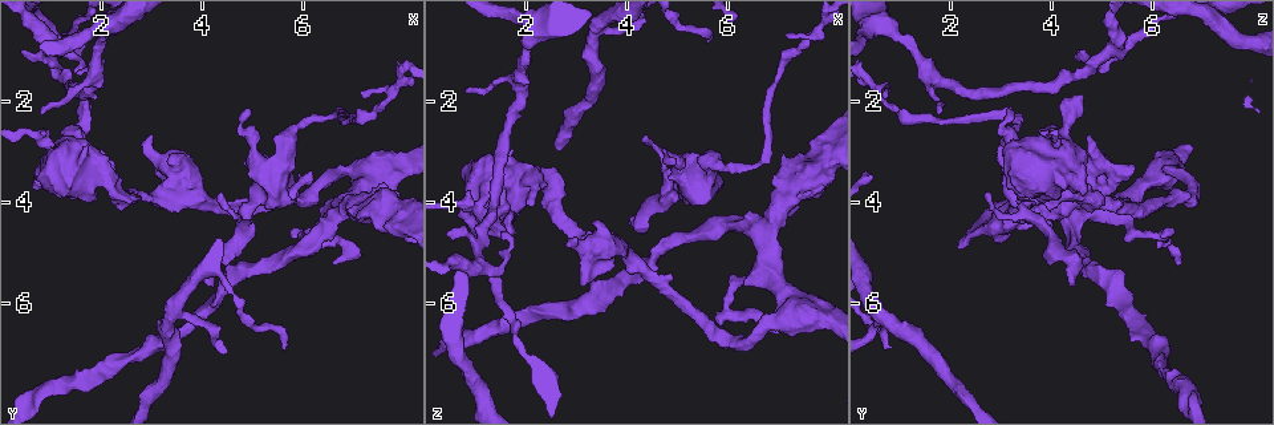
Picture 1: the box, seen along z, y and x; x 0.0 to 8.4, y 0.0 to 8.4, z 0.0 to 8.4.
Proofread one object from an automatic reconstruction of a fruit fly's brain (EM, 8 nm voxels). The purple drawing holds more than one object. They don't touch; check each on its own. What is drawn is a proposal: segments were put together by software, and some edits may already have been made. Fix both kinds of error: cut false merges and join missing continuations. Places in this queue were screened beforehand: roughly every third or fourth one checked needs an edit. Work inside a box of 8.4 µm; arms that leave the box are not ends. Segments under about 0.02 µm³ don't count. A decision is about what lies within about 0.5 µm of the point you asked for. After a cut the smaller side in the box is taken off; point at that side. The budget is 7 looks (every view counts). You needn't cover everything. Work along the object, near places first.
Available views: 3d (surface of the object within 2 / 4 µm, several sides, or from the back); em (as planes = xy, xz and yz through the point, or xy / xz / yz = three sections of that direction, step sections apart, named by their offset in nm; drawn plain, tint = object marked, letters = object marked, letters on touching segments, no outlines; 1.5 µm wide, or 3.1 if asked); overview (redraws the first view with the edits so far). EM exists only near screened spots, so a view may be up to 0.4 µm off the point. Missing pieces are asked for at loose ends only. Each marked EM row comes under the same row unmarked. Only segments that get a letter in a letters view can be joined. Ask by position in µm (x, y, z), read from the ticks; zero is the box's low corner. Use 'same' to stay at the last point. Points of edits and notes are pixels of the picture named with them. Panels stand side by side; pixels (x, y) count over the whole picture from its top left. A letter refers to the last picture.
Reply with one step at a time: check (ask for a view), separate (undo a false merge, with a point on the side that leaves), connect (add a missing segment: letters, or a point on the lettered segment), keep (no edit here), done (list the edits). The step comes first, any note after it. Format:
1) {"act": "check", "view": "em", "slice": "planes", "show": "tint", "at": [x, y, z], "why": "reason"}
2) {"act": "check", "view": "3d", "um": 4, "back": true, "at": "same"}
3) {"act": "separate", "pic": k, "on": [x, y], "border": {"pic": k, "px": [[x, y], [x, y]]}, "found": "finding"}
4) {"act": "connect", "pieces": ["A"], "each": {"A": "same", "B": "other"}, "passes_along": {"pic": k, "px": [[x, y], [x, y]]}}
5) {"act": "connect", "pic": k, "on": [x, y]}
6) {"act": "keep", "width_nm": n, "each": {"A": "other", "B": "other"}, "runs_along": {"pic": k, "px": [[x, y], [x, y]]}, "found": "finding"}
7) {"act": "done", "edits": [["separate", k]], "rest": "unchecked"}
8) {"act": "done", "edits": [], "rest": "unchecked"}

{"act": "check", "view": "3d", "um": 4, "at": [4.15, 5.60, 4.40], "why": "an open end"}

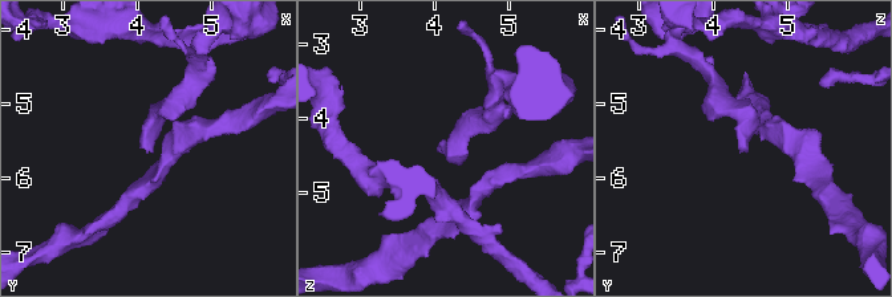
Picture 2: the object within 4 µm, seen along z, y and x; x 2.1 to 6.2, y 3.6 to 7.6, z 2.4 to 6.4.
{"act": "check", "view": "em", "slice": "yz", "step": 4, "show": "letters", "at": [4.20, 5.70, 4.40], "why": "shape alone is not enough"}

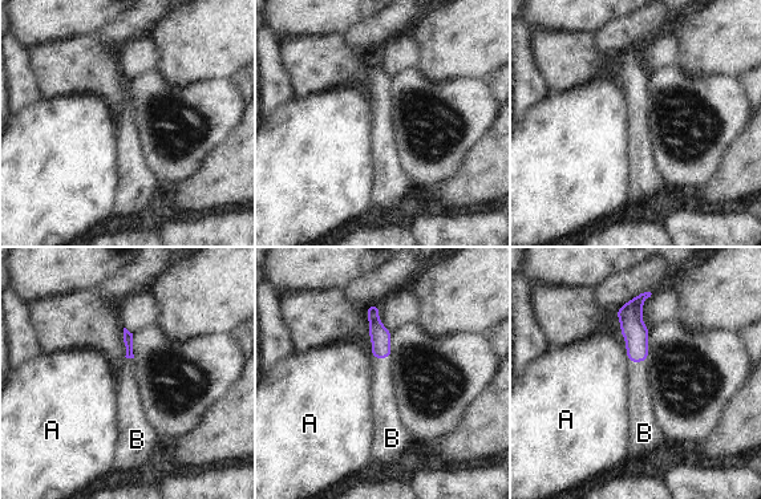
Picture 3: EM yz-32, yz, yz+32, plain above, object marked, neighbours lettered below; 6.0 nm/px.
{"act": "check", "view": "em", "slice": "planes", "show": "letters", "at": "same"}

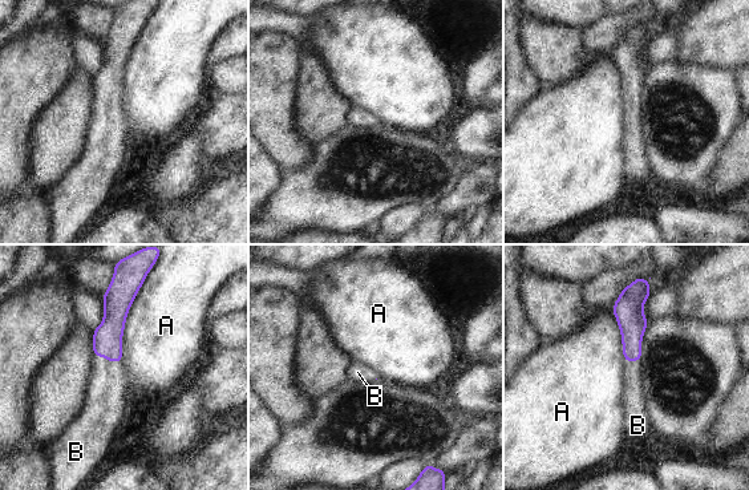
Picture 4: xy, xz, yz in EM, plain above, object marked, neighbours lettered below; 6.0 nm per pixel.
{"act": "connect", "pieces": ["B"], "longest_contact_nm": ["A", 500], "each": {"A": "other", "B": "same"}, "passes_along": {"pic": 4, "px": [[108, 336], [108, 360], [105, 399]]}, "found": "it goes on there"}

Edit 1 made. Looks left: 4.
{"act": "check", "view": "3d", "um": 4, "at": [5.60, 6.95, 0.85], "why": "branch stops here"}

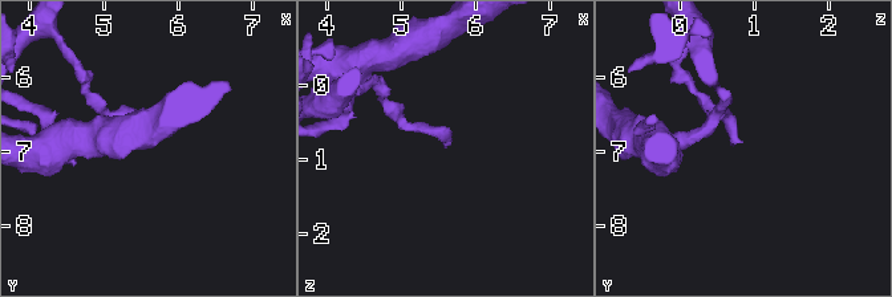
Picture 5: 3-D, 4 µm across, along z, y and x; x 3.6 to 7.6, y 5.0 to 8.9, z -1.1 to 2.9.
{"act": "check", "view": "em", "slice": "xz", "step": 8, "show": "letters", "at": [5.65, 6.85, 0.75], "why": "shape alone is not enough"}

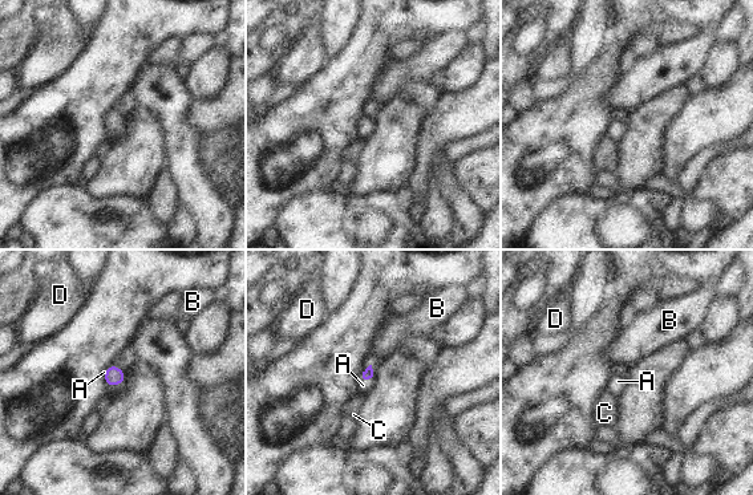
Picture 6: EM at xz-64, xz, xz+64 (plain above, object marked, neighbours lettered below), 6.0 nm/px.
{"act": "connect", "pieces": ["A"], "each": {"A": "same", "B": "other", "C": "other", "D": "other"}, "found": "the neuron continues"}

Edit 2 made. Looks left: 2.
{"act": "check", "view": "em", "slice": "planes", "show": "letters", "at": [7.10, 1.85, 0.70], "why": "tapers out"}

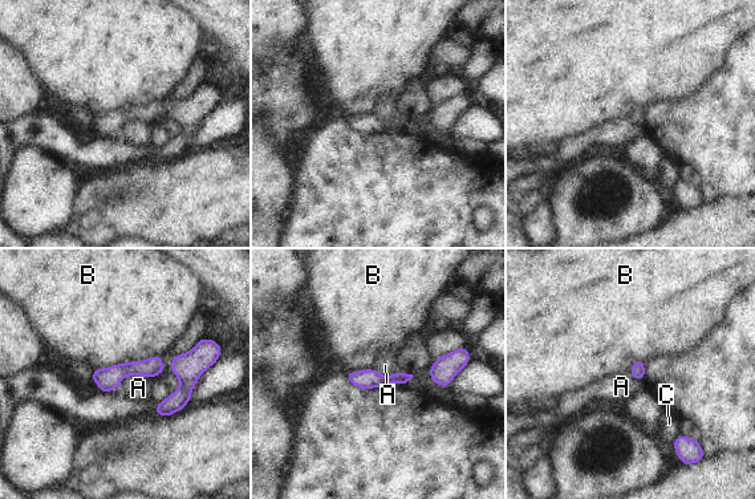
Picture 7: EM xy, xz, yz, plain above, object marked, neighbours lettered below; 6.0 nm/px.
{"act": "keep", "each": {"A": "other", "B": "other", "C": "other"}, "border": {"pic": 7, "px": [[159, 355], [93, 370]]}, "found": "no lettered segment goes on from it"}

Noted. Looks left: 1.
{"act": "done", "edits": [["connect", 4], ["connect", 6]], "rest": "unchecked"}

